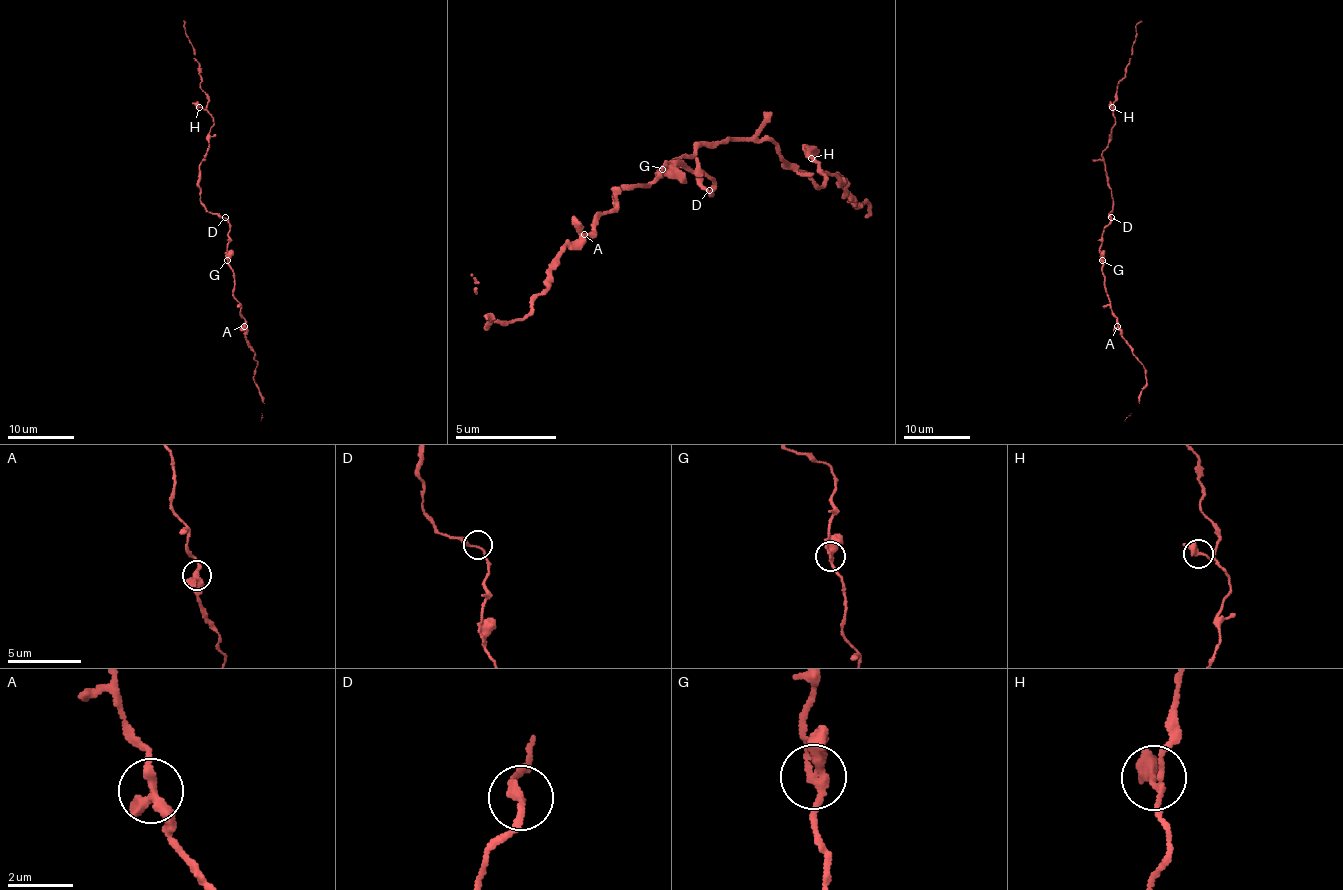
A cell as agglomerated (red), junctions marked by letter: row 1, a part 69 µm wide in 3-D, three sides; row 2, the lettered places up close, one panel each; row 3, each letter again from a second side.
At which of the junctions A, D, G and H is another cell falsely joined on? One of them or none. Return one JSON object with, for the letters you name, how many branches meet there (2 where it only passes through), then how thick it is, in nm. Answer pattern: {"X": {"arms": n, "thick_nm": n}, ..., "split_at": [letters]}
{"split_at": []}

